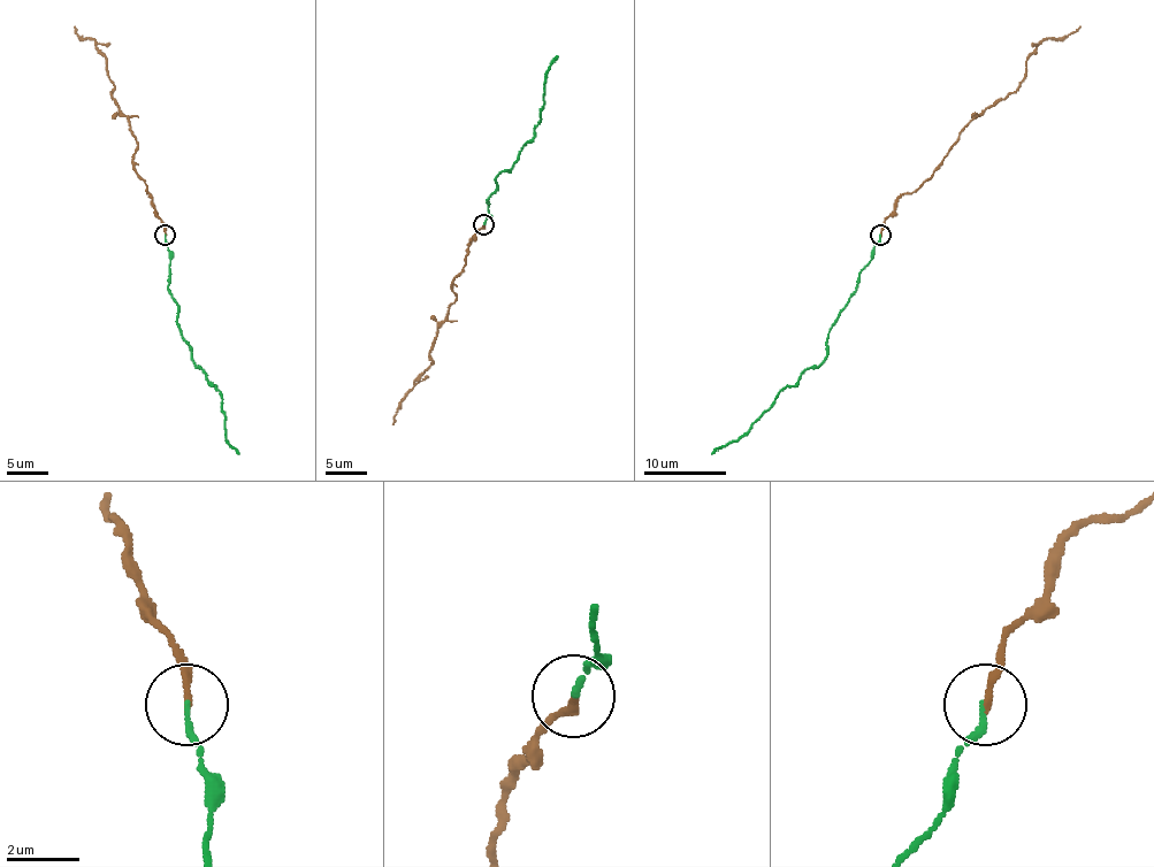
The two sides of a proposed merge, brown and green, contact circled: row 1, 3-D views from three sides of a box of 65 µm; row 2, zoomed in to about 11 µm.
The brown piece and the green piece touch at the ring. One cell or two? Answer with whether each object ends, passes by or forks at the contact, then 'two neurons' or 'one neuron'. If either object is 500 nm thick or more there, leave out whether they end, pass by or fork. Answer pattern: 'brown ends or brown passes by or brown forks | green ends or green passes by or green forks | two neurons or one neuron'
brown ends | green ends | one neuron

